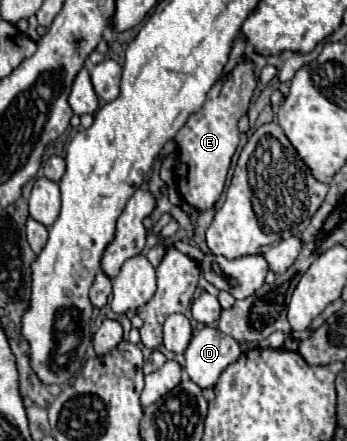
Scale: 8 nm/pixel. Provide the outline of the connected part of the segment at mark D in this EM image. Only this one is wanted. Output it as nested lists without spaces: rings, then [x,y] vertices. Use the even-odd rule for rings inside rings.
[[[213,326],[195,330],[185,350],[185,370],[199,388],[213,388],[219,374],[241,356],[233,338]]]

